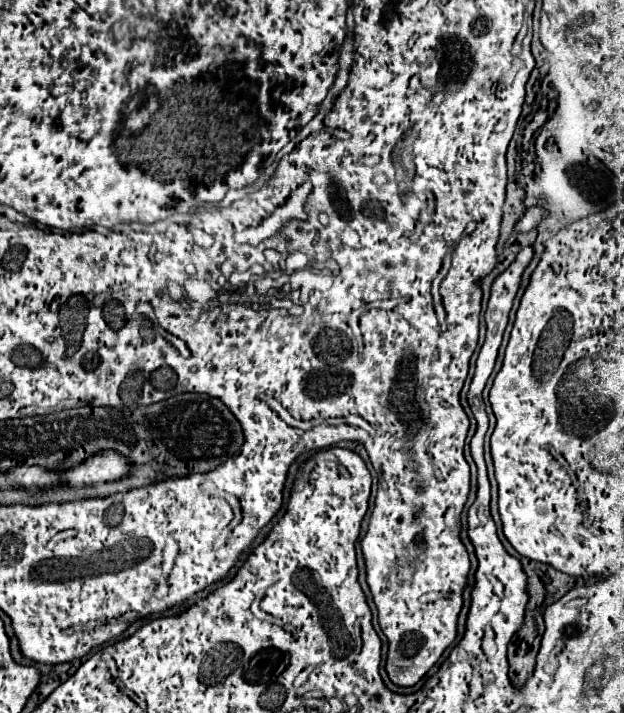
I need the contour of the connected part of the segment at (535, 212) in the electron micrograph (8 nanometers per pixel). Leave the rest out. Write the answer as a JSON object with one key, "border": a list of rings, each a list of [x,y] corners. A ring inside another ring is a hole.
{"border":[[[534,206],[534,208],[526,210],[524,216],[516,224],[516,232],[528,232],[528,230],[532,230],[542,220],[542,216],[544,216],[544,210],[540,206]]]}

